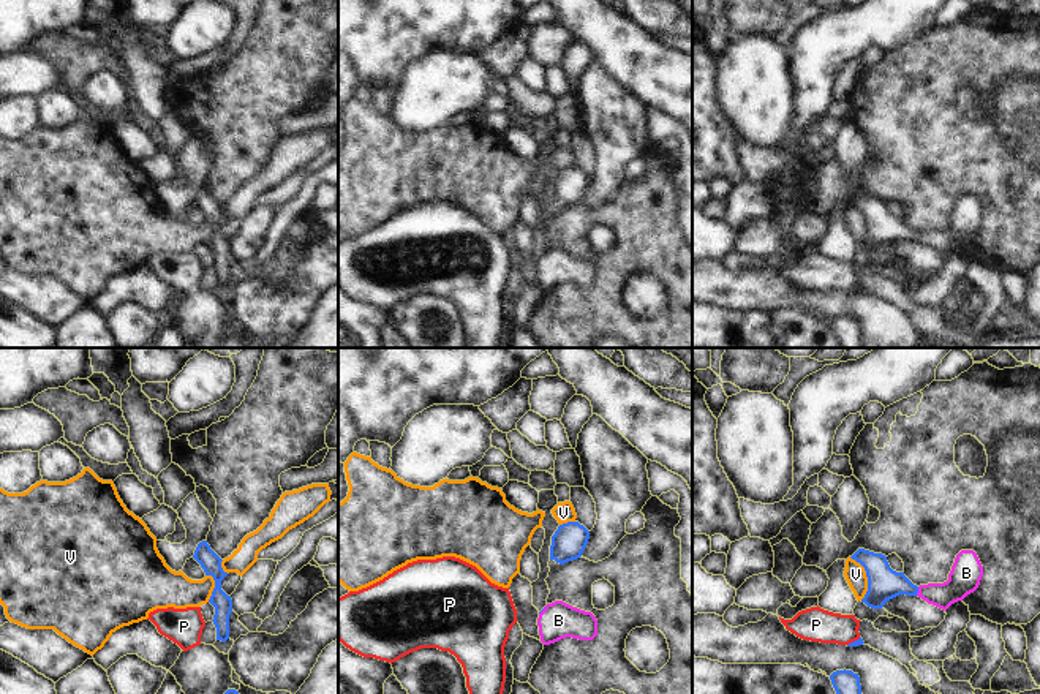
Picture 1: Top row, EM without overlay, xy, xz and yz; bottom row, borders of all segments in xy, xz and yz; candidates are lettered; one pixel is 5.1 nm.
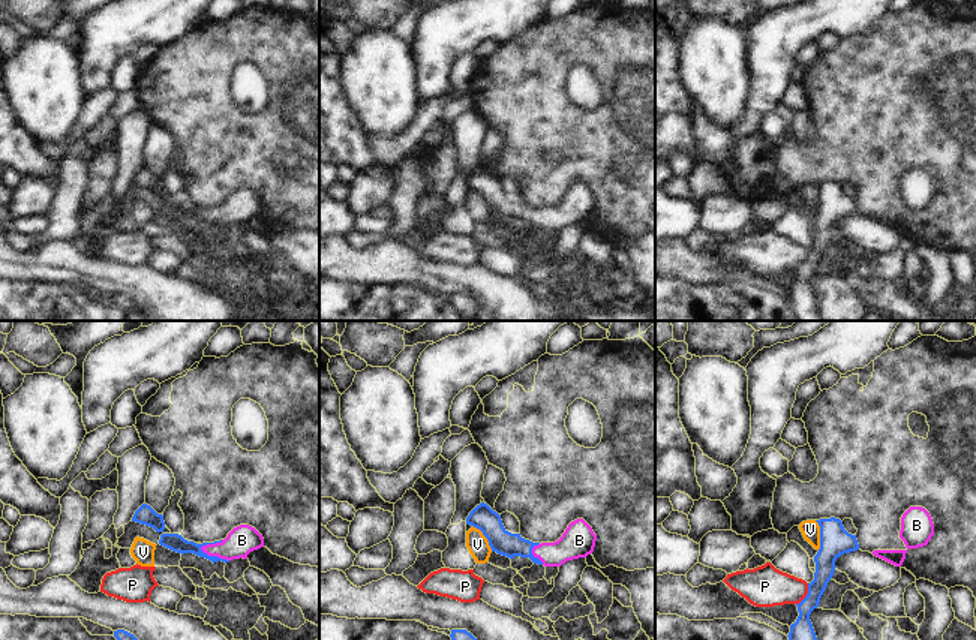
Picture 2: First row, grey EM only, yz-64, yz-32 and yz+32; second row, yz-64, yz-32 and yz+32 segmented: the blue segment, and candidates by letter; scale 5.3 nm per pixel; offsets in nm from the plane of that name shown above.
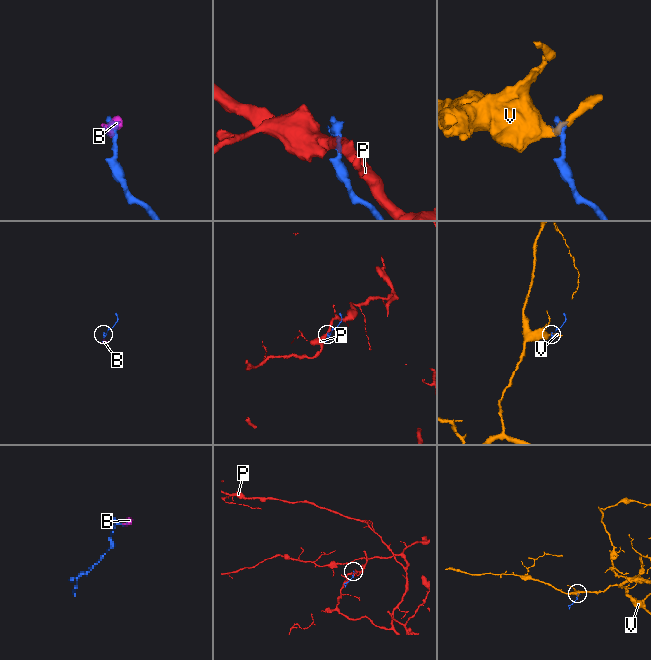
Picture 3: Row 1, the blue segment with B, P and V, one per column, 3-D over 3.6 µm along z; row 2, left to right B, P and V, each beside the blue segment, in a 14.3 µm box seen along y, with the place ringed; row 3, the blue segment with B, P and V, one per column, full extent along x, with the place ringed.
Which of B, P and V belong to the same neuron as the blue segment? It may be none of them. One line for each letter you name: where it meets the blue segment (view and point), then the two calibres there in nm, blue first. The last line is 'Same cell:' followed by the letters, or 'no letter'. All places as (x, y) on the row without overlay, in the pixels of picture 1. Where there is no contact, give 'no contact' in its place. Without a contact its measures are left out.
B: yz (917, 237) | 170/160 nm
Same cell: B

